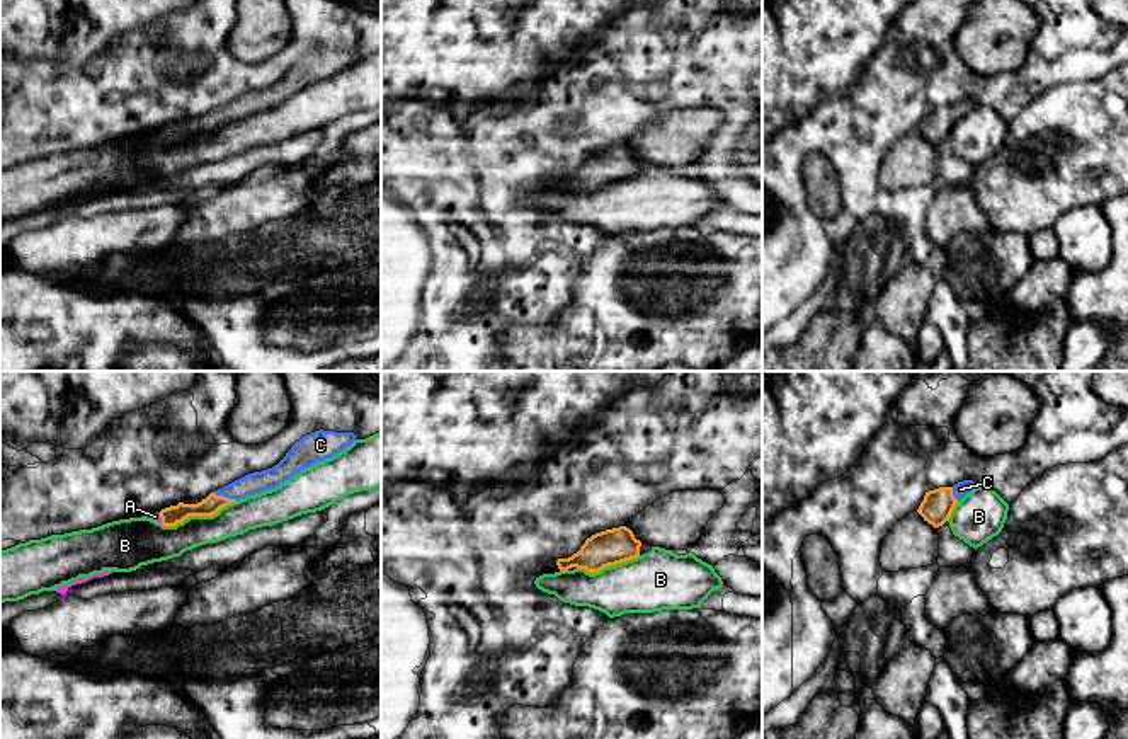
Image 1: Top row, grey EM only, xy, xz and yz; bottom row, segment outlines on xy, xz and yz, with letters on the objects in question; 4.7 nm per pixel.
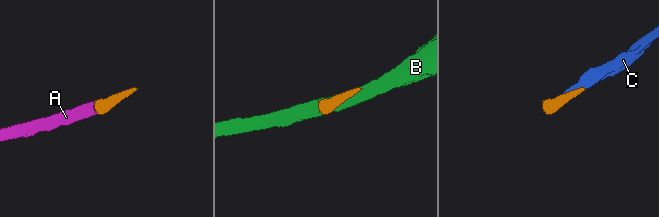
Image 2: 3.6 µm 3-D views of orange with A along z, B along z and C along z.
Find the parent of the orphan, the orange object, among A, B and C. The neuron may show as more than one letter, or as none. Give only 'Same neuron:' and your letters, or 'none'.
Same neuron: A, C

